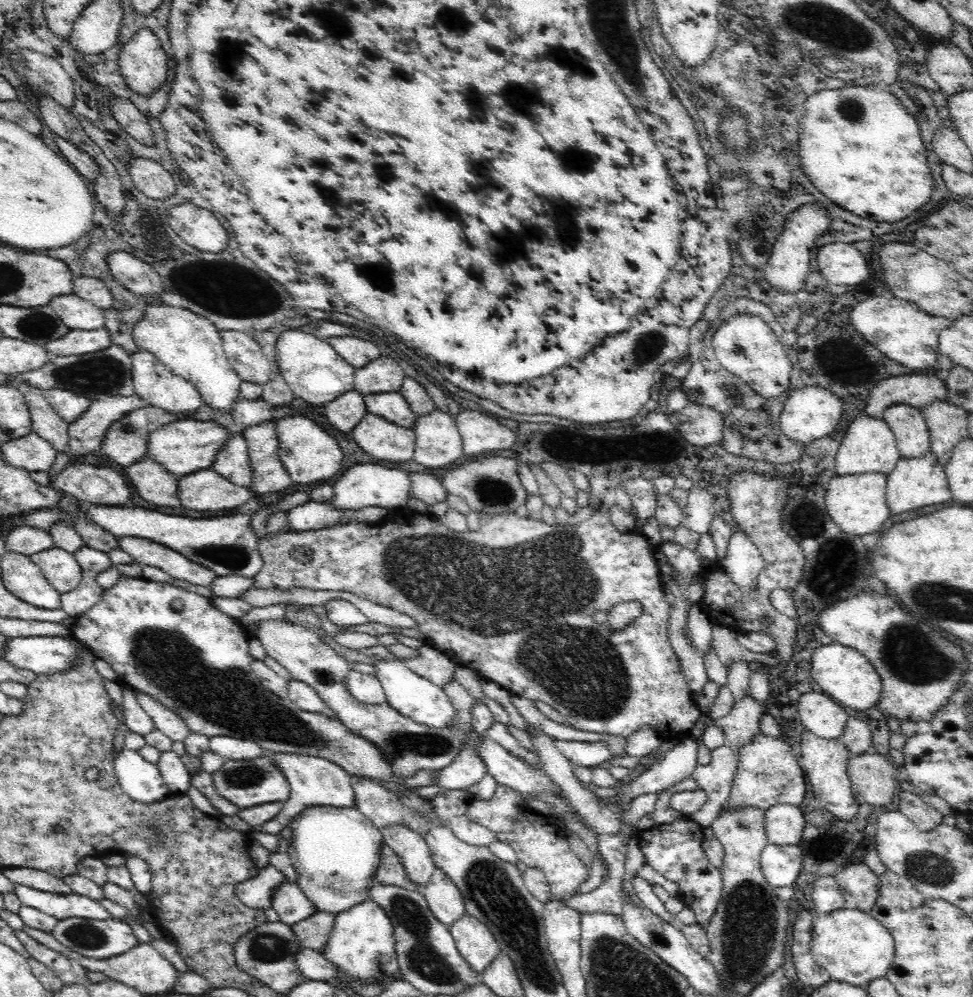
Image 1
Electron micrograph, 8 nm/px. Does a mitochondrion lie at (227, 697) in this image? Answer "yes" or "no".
yes

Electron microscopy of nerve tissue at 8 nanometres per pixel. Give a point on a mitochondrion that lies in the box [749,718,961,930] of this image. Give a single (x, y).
(928, 867)

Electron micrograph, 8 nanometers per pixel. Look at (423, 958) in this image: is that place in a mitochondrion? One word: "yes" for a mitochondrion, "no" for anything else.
yes

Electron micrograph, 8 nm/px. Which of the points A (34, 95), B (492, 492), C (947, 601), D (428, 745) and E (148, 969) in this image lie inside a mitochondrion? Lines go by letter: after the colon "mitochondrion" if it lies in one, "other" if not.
A: other
B: mitochondrion
C: mitochondrion
D: mitochondrion
E: other

